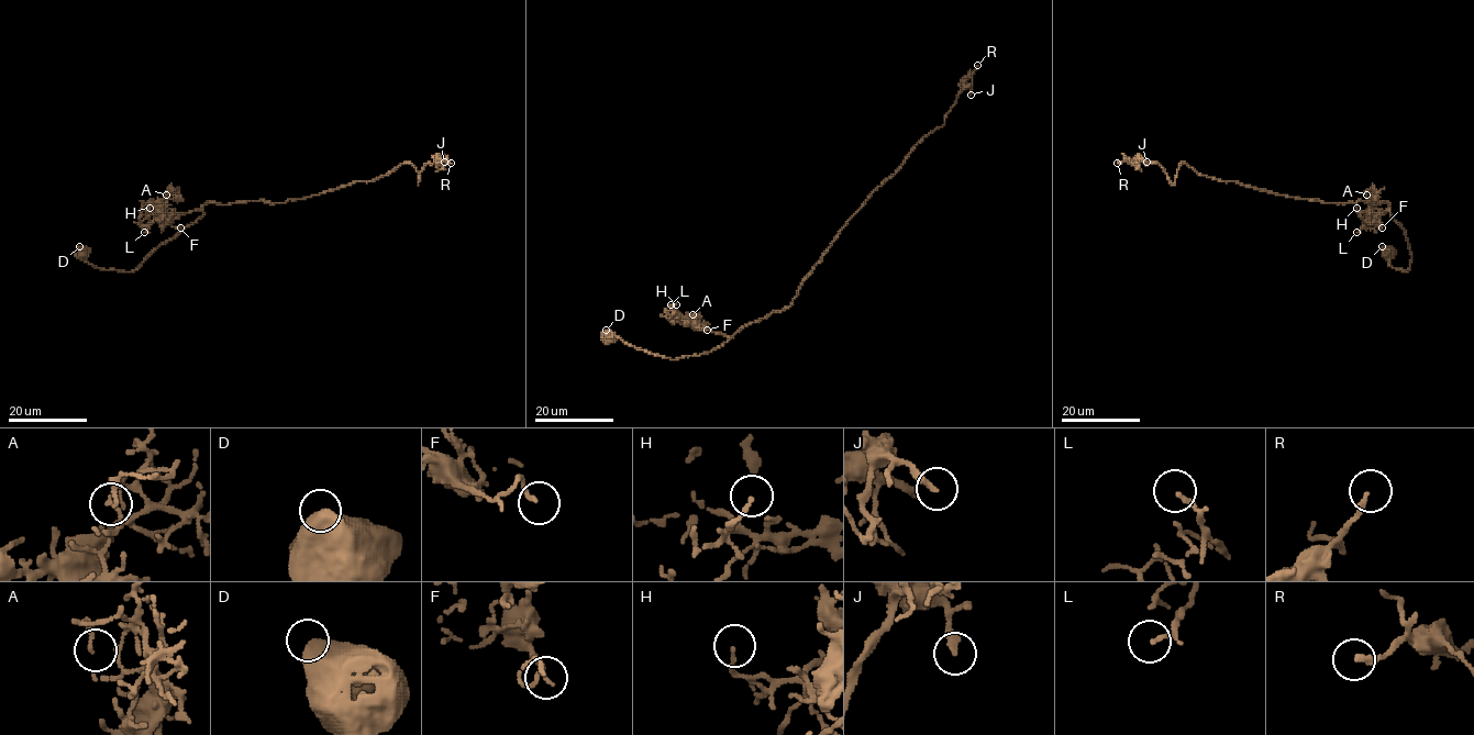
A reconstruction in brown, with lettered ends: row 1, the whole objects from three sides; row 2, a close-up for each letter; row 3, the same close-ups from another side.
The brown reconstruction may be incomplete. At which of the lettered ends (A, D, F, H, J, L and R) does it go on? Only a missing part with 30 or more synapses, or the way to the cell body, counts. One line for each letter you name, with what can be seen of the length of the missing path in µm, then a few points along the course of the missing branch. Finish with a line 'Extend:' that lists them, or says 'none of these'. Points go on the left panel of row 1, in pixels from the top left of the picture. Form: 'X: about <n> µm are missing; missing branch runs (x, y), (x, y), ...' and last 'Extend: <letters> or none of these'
Extend: none of these

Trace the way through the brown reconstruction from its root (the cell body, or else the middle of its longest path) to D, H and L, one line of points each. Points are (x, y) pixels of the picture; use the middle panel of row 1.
D: (813, 267), (789, 305), (742, 326), (721, 345), (699, 355), (671, 359), (650, 354), (628, 345), (606, 330)
H: (813, 267), (789, 305), (742, 326), (730, 337), (679, 315), (674, 311), (676, 304)
L: (813, 267), (789, 305), (742, 326), (730, 337), (687, 321), (671, 304)

